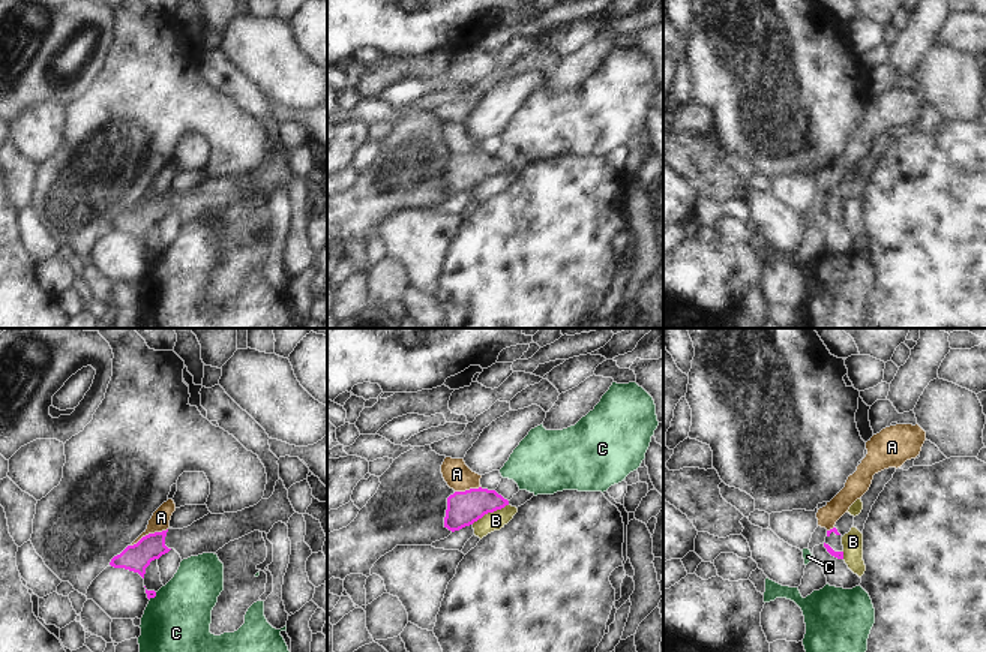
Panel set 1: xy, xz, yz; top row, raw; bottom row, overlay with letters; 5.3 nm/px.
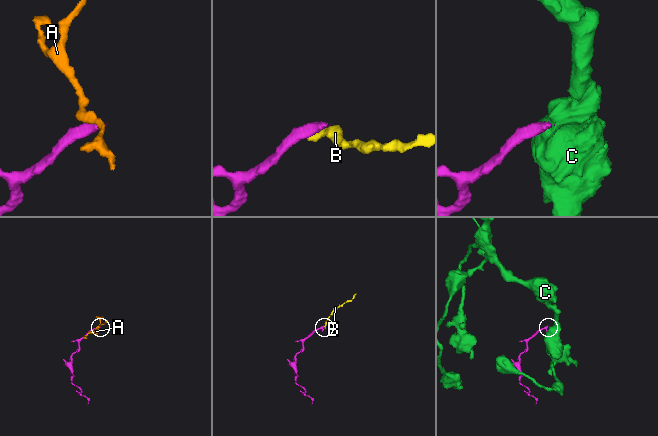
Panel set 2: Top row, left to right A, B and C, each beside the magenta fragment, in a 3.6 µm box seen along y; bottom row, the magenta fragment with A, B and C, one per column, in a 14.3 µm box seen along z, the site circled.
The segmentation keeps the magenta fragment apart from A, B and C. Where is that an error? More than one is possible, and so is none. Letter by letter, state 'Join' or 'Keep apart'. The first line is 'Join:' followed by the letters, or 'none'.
Join: none
A: Keep apart
B: Keep apart
C: Keep apart

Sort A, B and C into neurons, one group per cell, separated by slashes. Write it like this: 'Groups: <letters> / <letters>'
Groups: A / B / C

